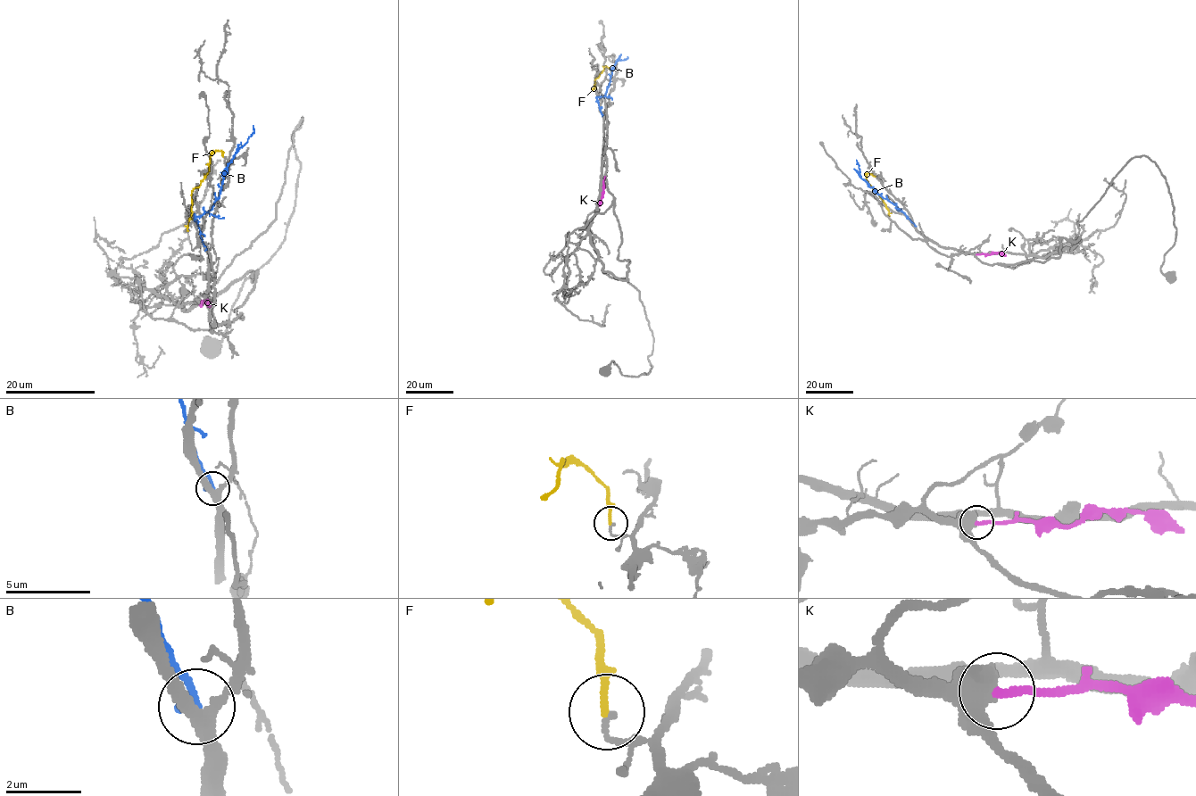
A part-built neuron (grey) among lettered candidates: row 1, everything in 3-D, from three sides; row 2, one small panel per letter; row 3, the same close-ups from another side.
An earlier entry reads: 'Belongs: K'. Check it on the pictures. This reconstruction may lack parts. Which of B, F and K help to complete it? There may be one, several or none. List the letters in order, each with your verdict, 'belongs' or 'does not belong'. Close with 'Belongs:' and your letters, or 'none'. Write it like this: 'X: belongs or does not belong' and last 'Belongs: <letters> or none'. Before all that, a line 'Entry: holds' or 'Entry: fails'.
Entry: holds
B: does not belong
F: does not belong
K: belongs
Belongs: K

